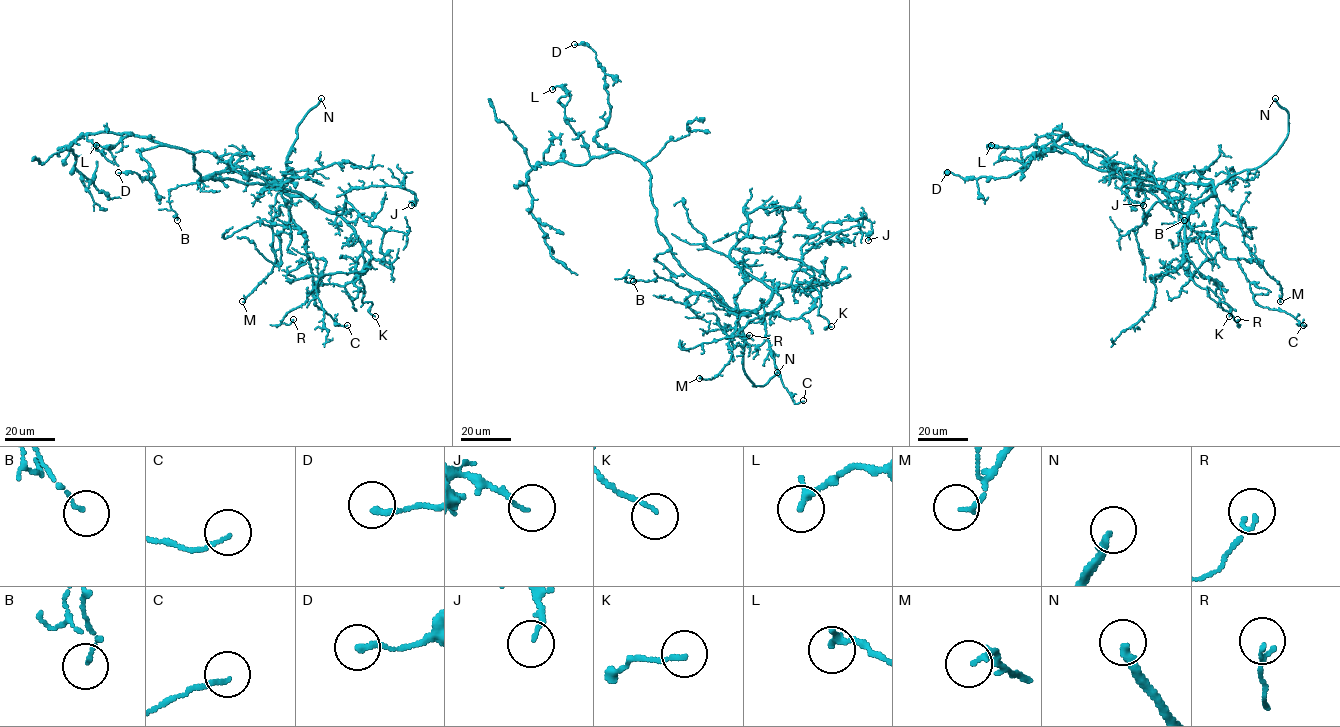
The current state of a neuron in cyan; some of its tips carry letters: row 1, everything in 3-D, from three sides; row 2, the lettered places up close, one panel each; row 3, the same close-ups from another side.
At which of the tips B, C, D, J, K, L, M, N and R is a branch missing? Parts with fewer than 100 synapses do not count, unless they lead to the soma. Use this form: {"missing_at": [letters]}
{"missing_at": ["N"]}

